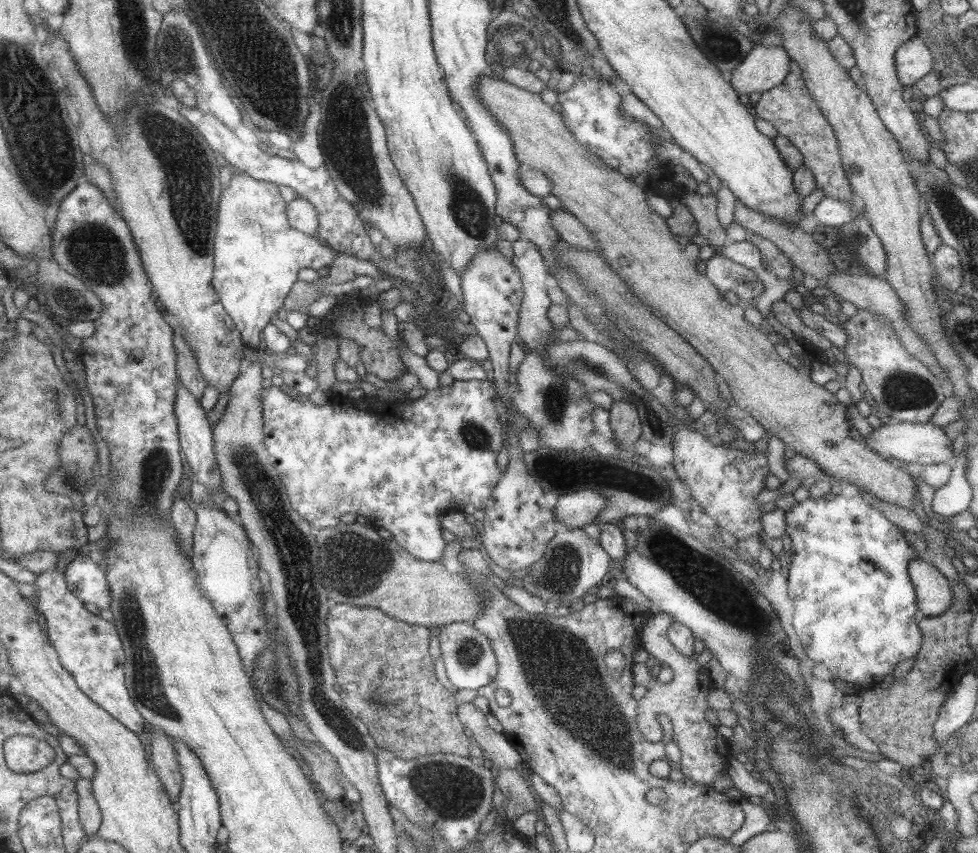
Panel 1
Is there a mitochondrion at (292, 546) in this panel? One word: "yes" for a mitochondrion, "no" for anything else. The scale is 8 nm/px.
yes

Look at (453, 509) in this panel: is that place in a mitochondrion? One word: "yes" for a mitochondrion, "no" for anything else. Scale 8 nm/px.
no

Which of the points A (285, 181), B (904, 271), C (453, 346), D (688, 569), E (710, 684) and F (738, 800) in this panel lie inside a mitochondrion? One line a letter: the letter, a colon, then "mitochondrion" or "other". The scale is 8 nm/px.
A: other
B: other
C: other
D: mitochondrion
E: other
F: other

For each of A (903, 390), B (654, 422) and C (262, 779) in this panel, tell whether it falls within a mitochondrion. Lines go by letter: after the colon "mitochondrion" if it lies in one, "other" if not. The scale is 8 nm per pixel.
A: mitochondrion
B: mitochondrion
C: other

